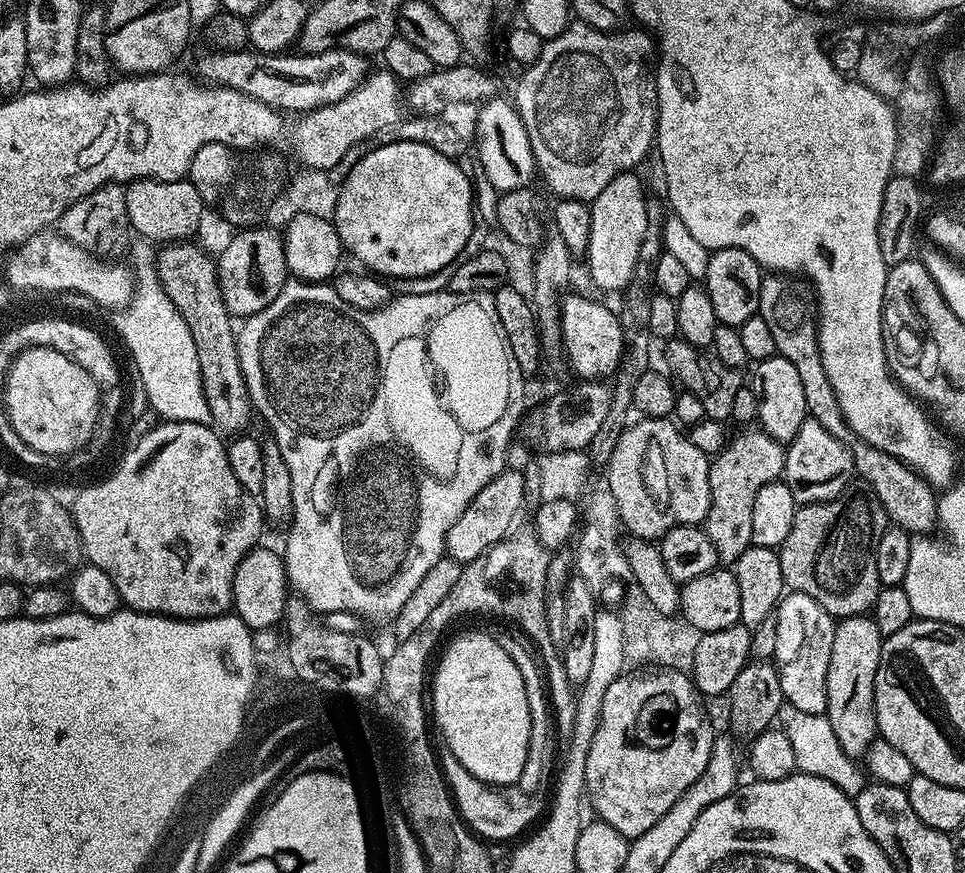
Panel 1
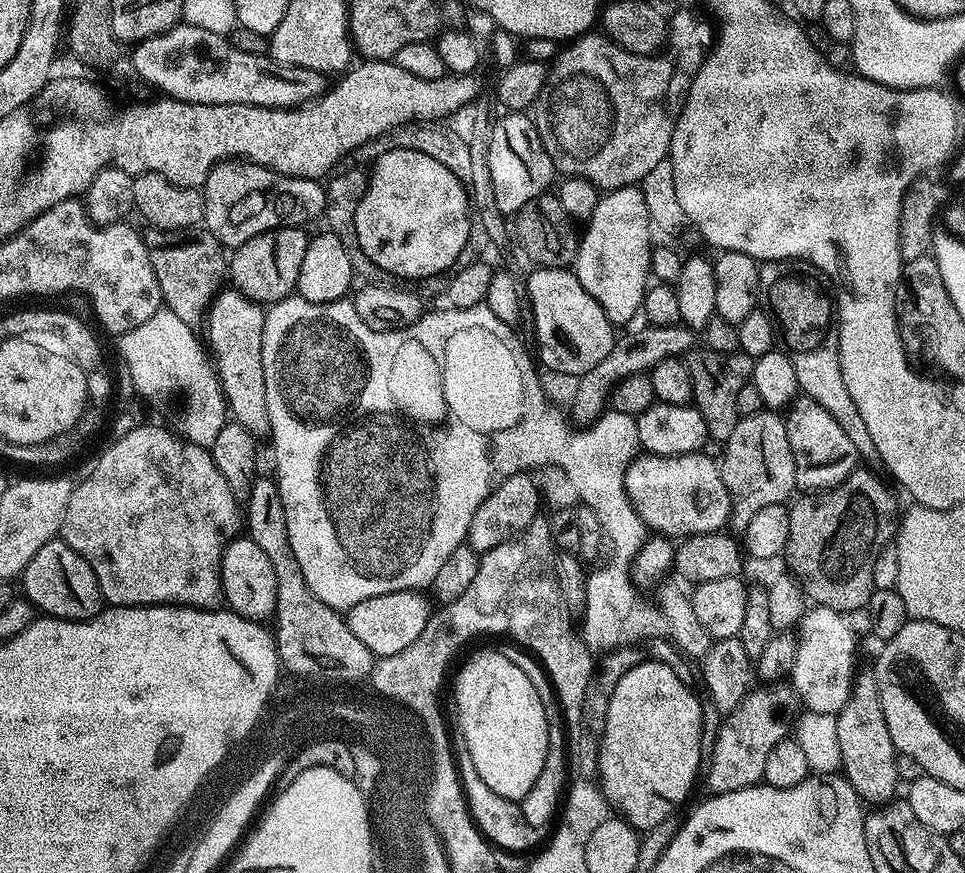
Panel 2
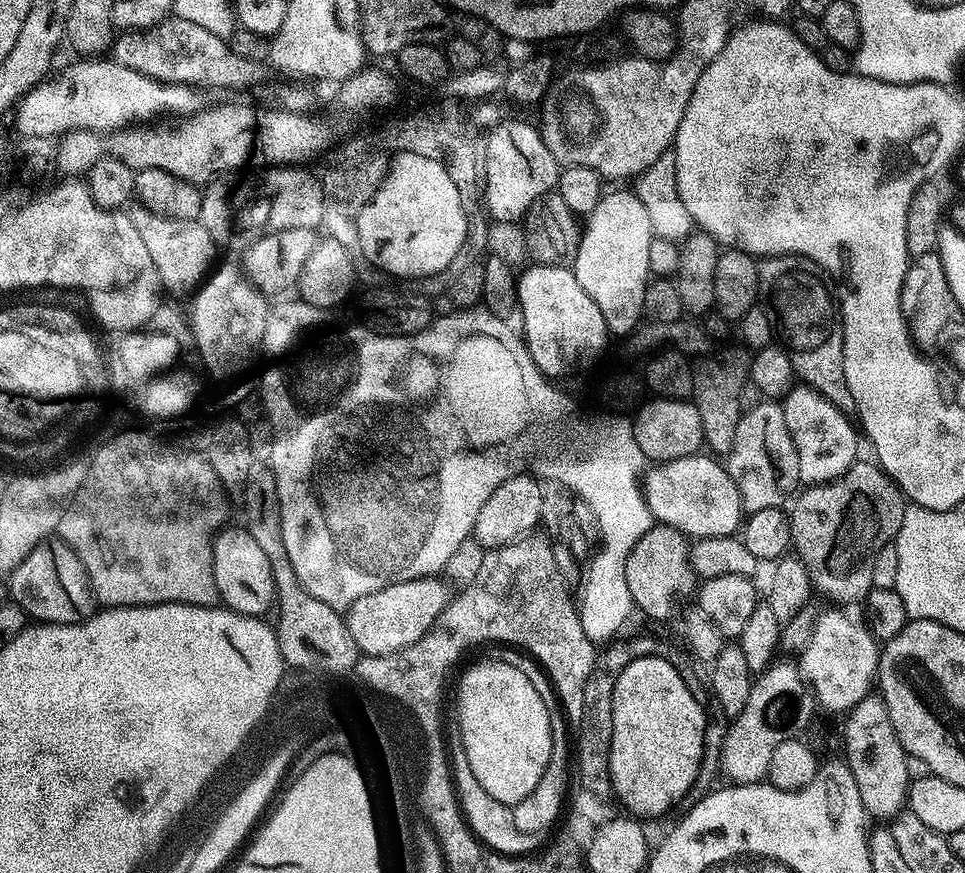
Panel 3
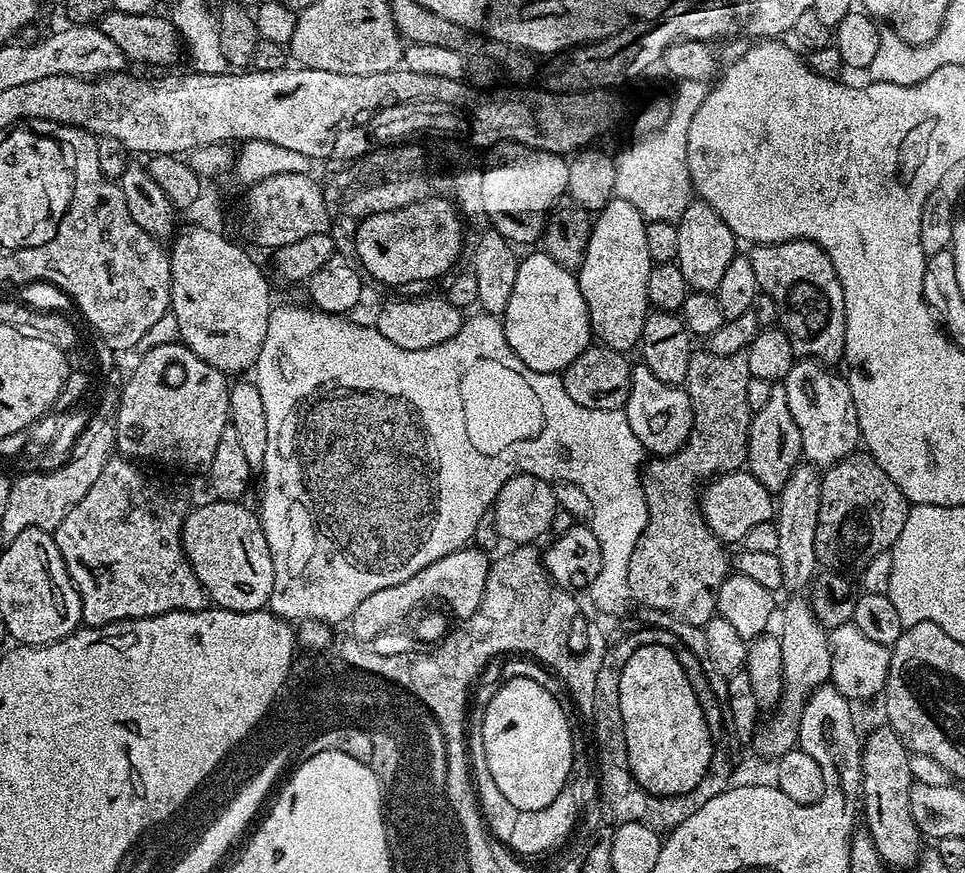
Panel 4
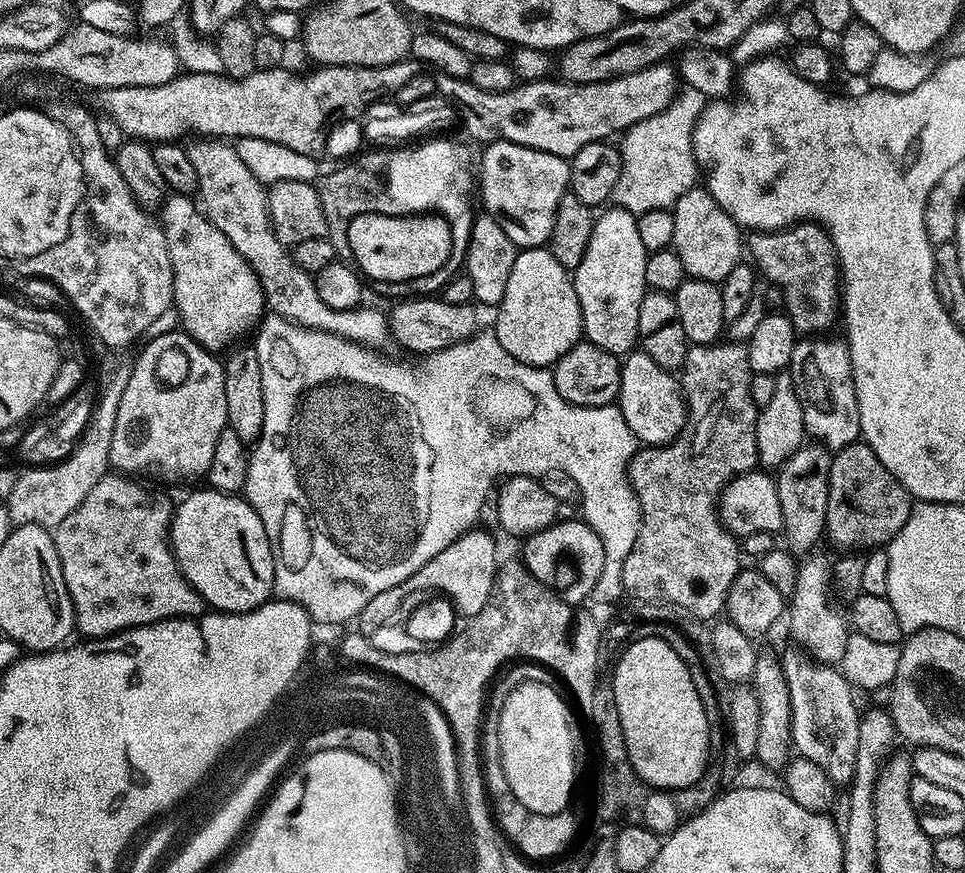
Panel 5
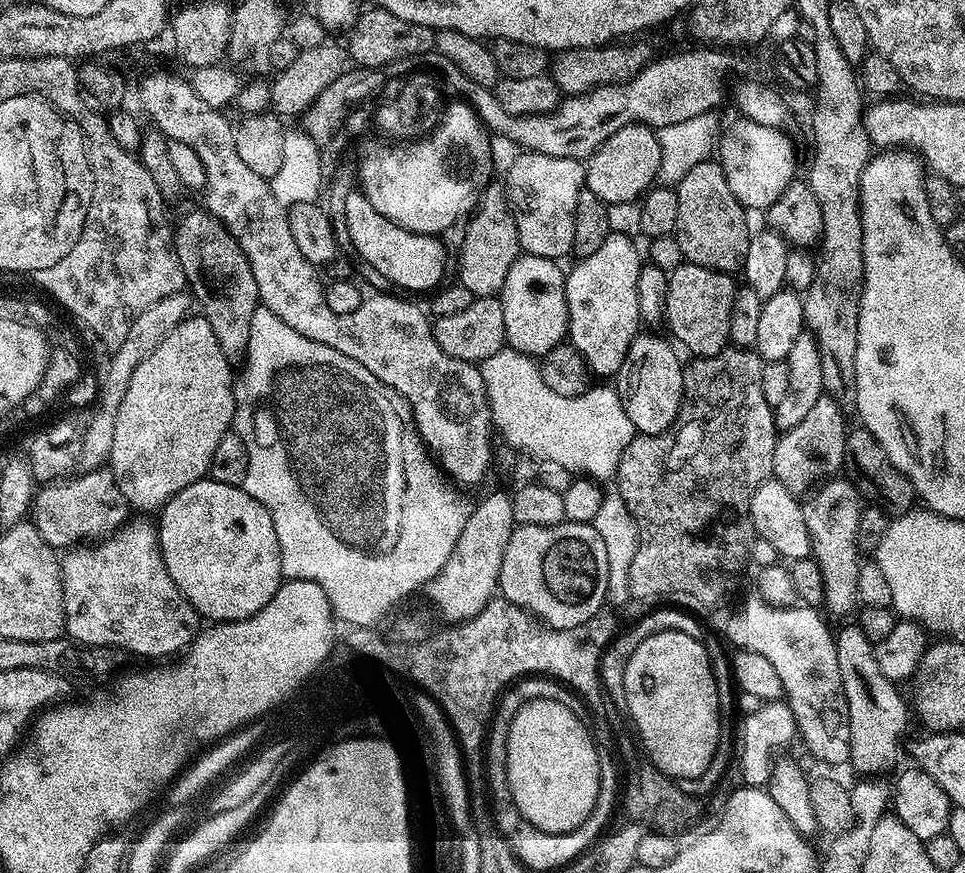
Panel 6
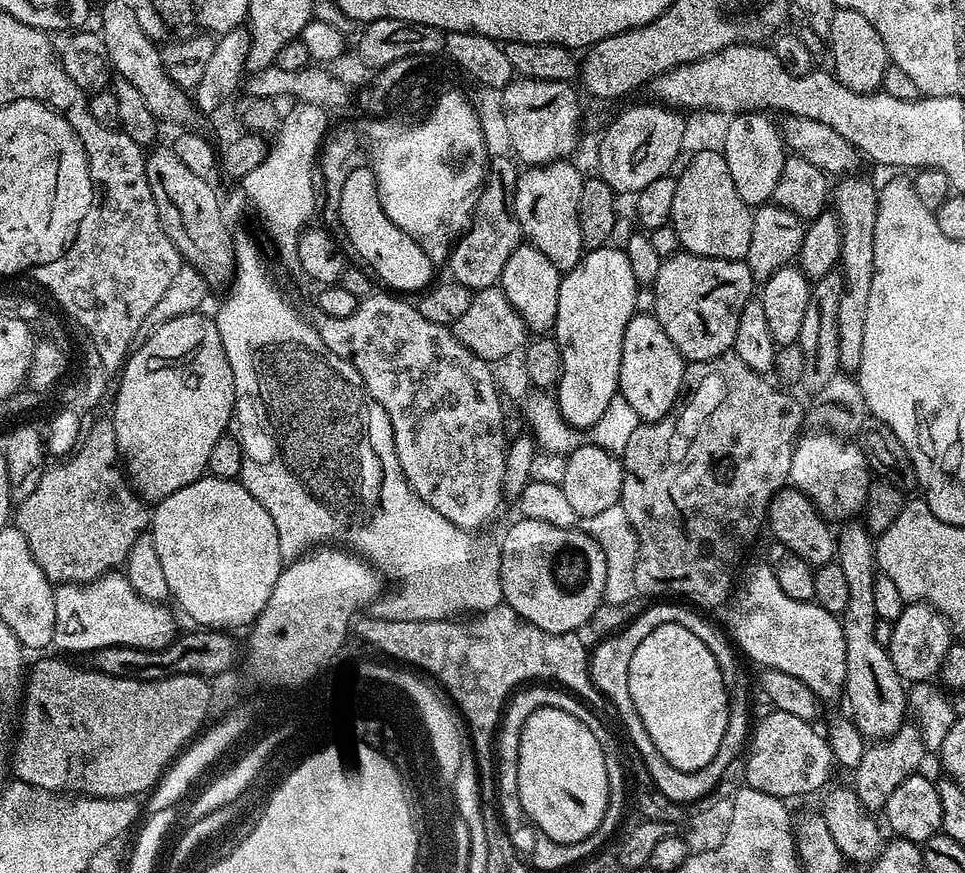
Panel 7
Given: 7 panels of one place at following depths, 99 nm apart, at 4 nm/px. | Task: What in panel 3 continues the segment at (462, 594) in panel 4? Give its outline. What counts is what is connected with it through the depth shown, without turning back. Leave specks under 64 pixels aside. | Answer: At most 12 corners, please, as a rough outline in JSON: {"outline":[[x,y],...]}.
{"outline":[[439,575],[362,594],[346,610],[365,656],[418,642],[446,610]]}

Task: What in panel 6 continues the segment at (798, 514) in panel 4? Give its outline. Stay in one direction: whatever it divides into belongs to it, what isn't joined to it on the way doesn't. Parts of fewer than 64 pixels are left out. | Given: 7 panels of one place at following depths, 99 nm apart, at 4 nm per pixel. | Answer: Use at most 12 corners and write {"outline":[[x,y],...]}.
{"outline":[[820,396],[777,437],[772,473],[802,494],[837,475],[848,425]]}

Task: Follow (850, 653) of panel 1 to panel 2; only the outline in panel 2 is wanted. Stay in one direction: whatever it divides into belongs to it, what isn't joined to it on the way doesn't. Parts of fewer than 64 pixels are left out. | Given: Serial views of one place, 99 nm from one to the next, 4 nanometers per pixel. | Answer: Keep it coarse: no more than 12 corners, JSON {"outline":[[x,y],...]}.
{"outline":[[855,673],[835,715],[842,775],[861,801],[898,785],[878,682]]}

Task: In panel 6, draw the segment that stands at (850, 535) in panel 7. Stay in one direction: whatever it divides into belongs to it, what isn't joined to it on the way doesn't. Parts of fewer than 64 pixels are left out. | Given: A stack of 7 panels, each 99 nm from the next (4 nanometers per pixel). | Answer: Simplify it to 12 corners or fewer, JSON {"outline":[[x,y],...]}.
{"outline":[[859,623],[835,633],[850,768],[876,778],[908,728]]}

